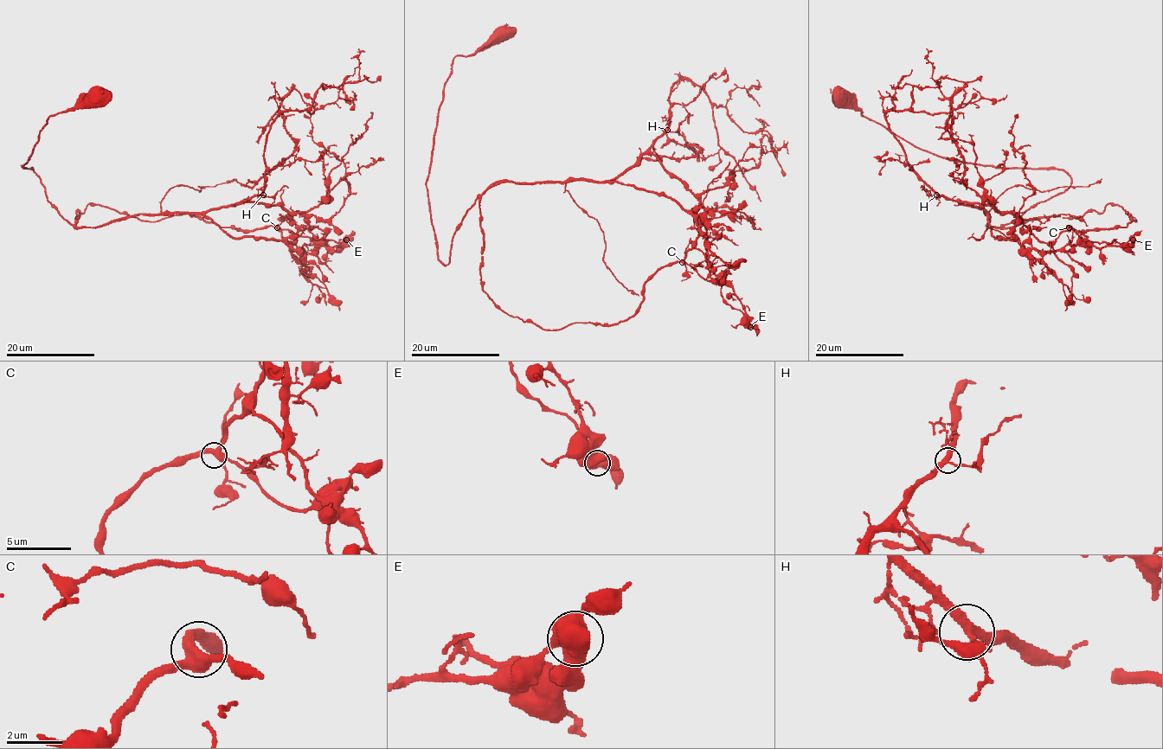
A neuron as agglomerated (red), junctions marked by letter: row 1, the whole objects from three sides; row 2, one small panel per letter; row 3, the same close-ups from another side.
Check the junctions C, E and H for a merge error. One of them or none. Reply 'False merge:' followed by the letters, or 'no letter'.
False merge: no letter

